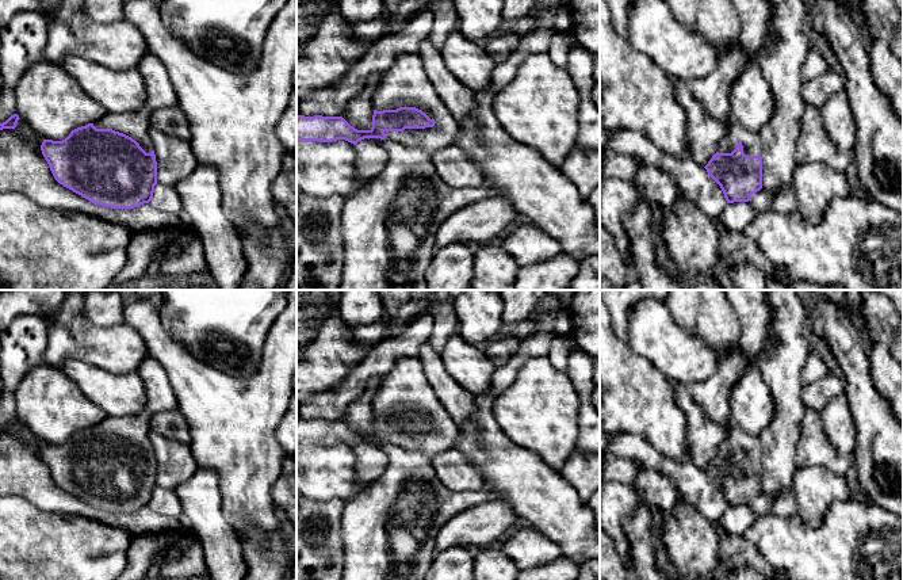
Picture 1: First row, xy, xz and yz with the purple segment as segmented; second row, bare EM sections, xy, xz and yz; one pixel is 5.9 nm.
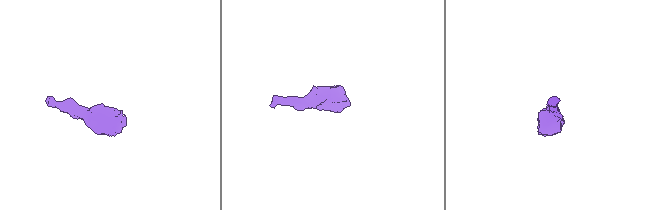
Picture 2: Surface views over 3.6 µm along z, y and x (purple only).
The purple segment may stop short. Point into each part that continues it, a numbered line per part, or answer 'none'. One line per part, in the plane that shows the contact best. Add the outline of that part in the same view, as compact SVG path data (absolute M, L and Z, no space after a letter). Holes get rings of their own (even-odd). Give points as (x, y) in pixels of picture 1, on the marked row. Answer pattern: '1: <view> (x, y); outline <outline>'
1: xz (405, 84); outline M417 53L398 56L383 73L382 83L372 96L376 111L416 107L435 121L433 127L384 131L386 138L395 138L405 146L416 146L432 154L454 144L459 122L454 118L428 79Z

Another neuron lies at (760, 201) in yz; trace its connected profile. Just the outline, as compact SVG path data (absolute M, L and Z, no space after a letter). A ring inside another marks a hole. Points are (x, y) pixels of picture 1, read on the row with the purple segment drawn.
M761 188L750 198L750 205L757 213L762 213L772 207L772 201L766 190Z

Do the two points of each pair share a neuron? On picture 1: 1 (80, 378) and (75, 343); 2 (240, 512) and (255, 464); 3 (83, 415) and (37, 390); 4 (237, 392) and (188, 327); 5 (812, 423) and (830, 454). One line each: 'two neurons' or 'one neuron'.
1: two neurons
2: one neuron
3: one neuron
4: two neurons
5: one neuron

